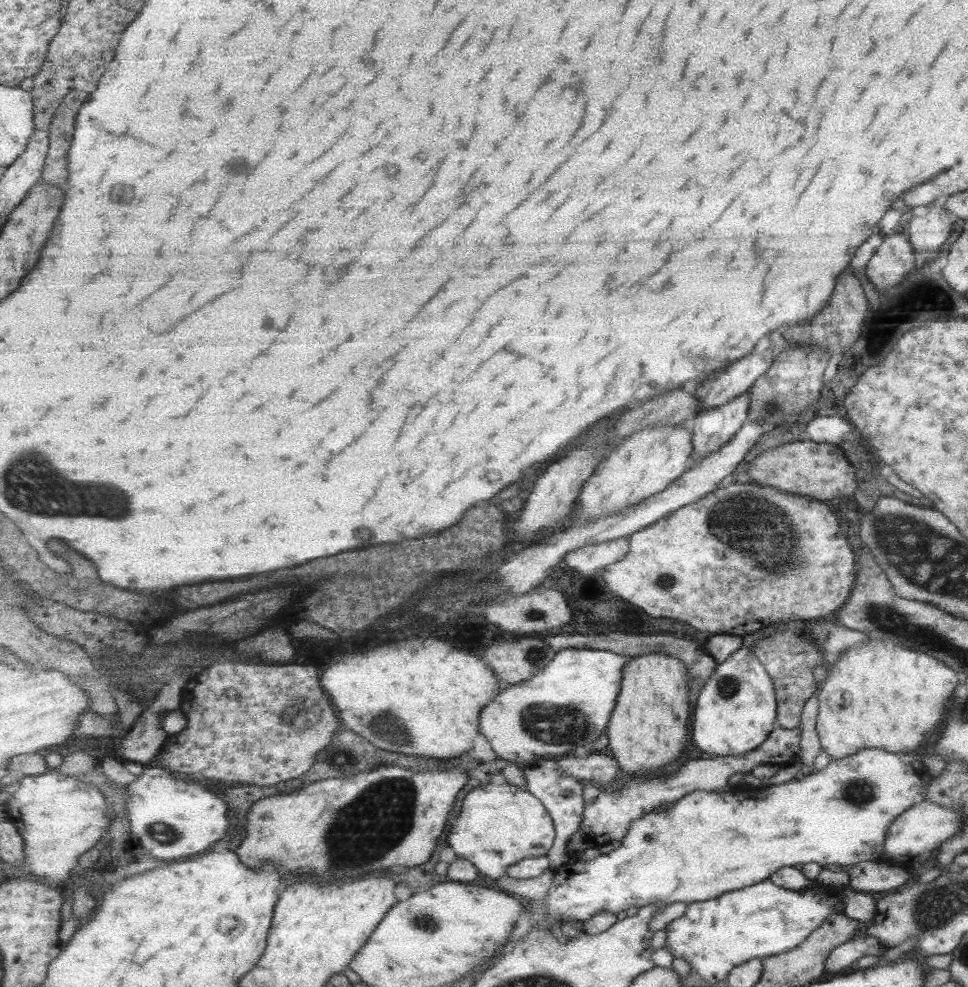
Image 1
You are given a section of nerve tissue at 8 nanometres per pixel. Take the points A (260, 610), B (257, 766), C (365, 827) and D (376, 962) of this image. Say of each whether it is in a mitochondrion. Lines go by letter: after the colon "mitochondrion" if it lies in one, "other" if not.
A: mitochondrion
B: other
C: mitochondrion
D: other

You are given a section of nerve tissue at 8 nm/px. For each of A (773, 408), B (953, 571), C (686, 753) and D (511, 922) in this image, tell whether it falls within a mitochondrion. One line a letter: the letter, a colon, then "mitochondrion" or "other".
A: mitochondrion
B: mitochondrion
C: other
D: other

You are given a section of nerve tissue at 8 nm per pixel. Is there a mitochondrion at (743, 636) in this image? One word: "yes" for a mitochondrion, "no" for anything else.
no

